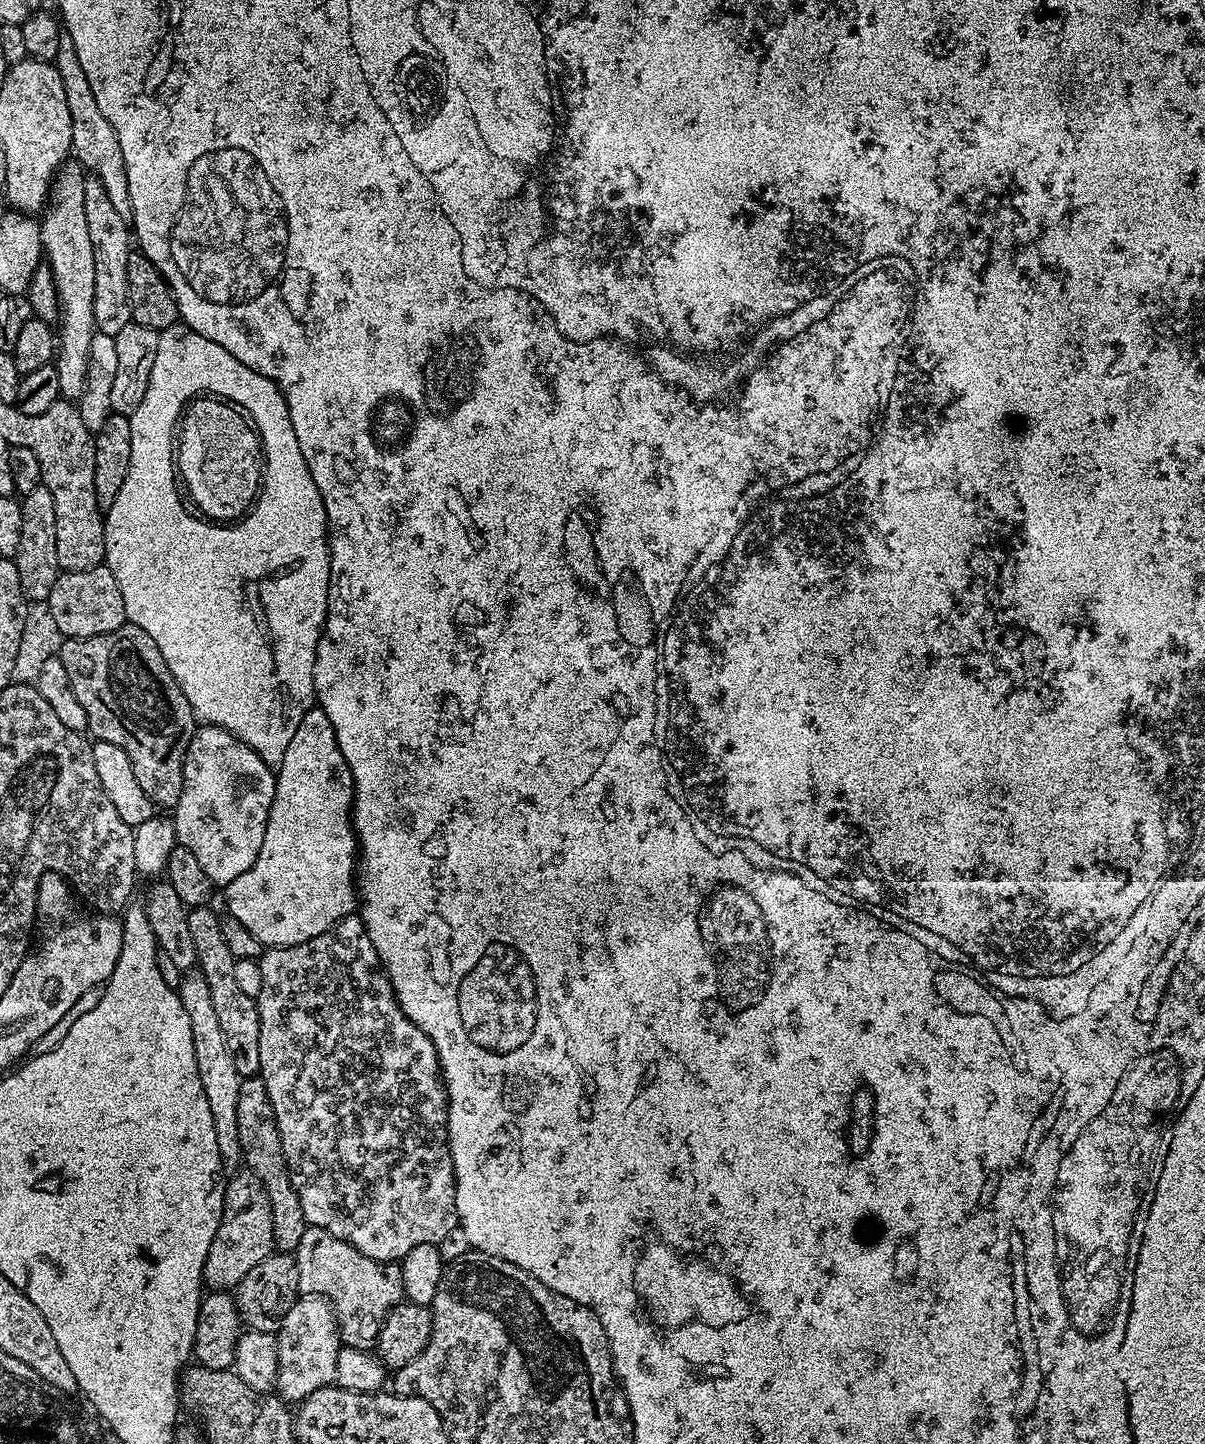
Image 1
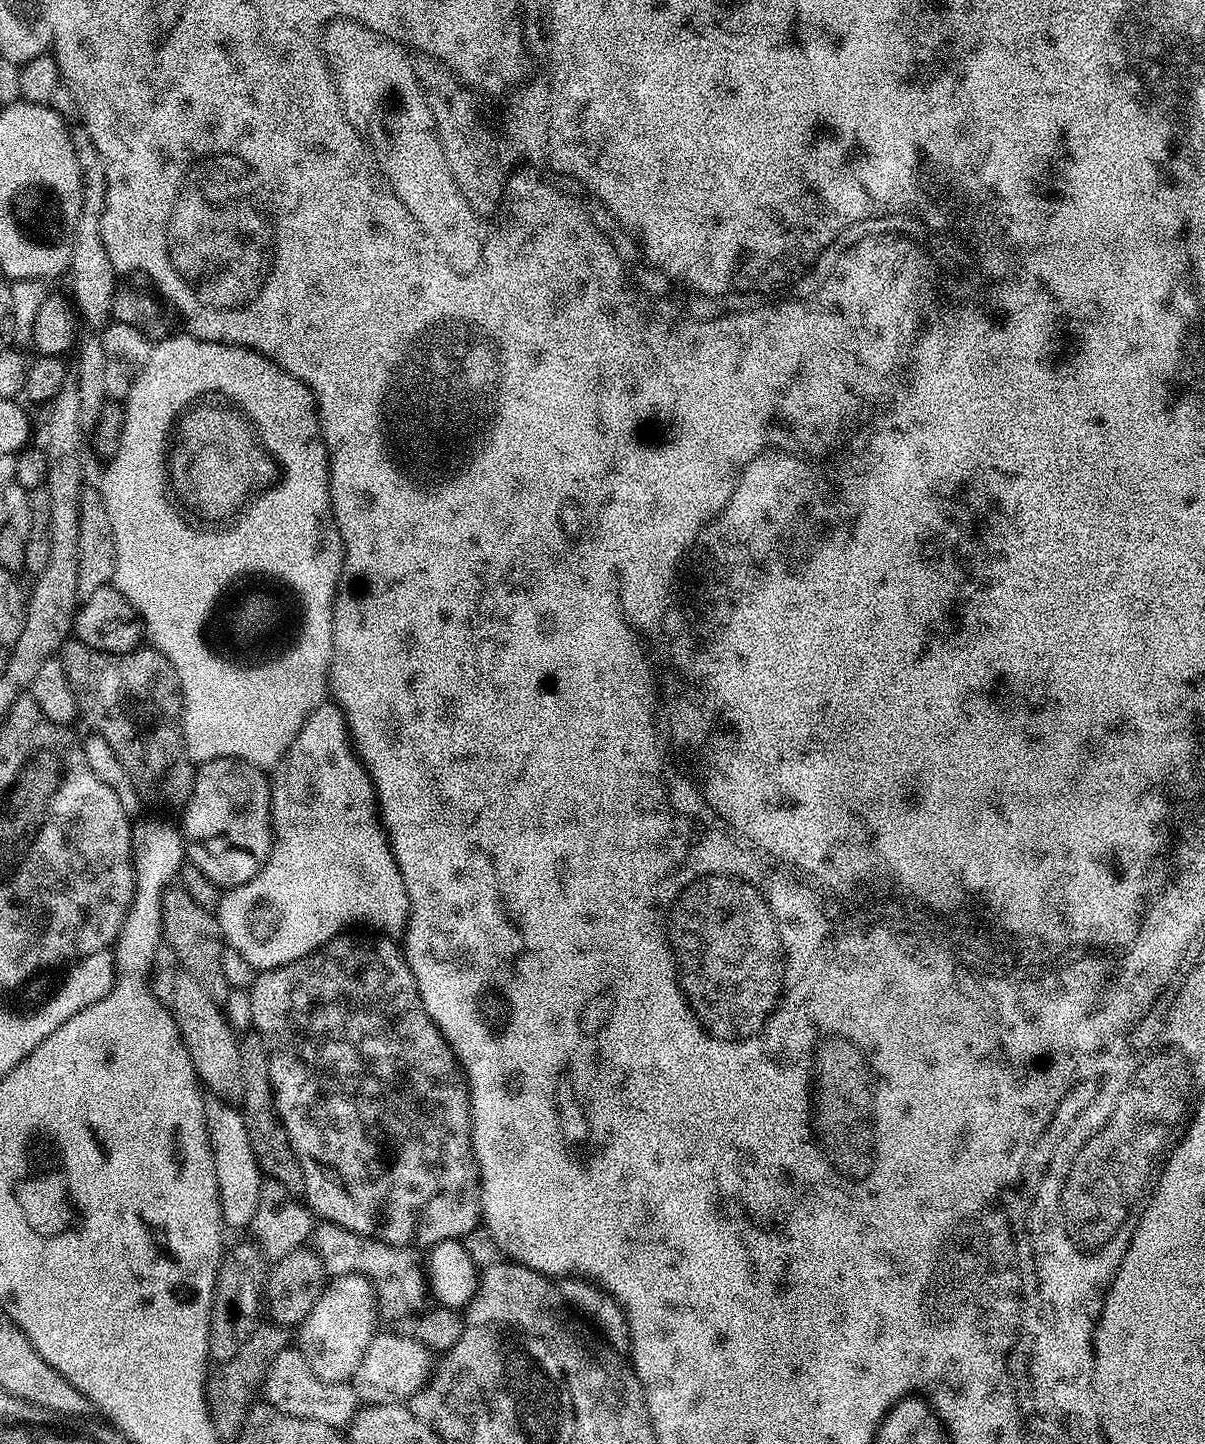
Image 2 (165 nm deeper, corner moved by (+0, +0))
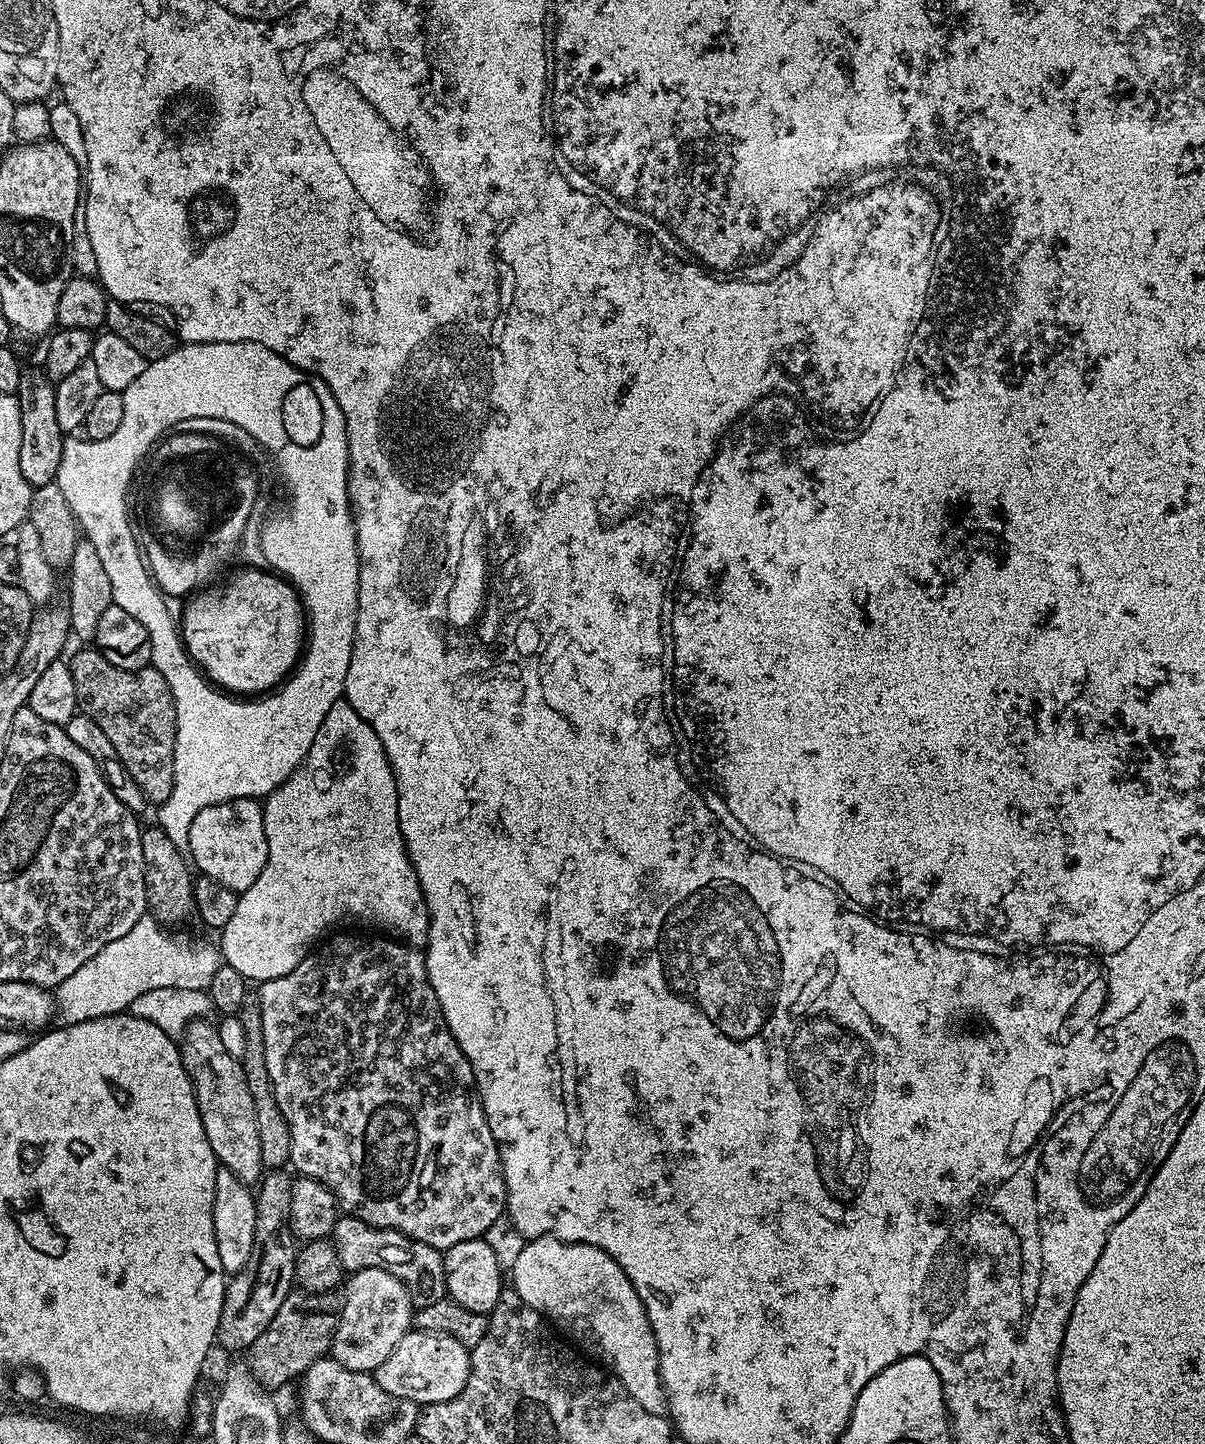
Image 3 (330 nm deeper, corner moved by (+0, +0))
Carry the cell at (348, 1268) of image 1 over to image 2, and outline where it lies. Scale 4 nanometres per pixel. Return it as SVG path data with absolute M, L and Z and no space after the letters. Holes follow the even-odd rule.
M317 1223L314 1228L314 1251L320 1255L320 1261L325 1273L329 1277L337 1276L365 1276L371 1282L372 1288L376 1292L376 1306L381 1317L384 1316L393 1322L399 1322L408 1316L417 1315L425 1307L426 1300L426 1268L415 1256L417 1253L411 1247L399 1248L393 1244L387 1244L381 1240L374 1239L373 1236L363 1236L354 1234L337 1224Z

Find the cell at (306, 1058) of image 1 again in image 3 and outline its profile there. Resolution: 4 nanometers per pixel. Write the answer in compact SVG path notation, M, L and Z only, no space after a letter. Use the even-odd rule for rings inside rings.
M384 934L368 935L372 936L336 936L329 944L321 943L309 952L298 966L294 966L294 970L290 970L290 974L270 978L259 985L266 1074L270 1074L274 1102L278 1102L278 1110L282 1110L290 1126L290 1164L297 1168L295 1171L299 1175L314 1178L330 1189L341 1213L356 1216L375 1228L398 1230L418 1242L426 1242L426 1246L447 1250L450 1246L458 1246L458 1242L481 1239L486 1230L490 1230L490 1225L505 1215L508 1199L498 1146L494 1134L490 1134L490 1122L486 1122L480 1094L476 1090L474 1070L466 1054L462 1054L454 1034L450 1034L442 1006L438 1006L438 998L428 981L425 953Z

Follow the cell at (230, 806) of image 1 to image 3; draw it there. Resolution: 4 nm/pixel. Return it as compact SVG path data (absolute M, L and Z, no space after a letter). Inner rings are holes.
M242 798L198 810L194 822L190 822L186 852L203 875L214 878L214 882L222 882L222 886L230 886L237 894L245 892L254 886L254 878L262 874L268 857L263 803L259 799Z

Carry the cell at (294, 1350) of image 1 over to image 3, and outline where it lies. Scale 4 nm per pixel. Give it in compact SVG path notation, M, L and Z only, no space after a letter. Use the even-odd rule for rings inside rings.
M371 1268L351 1273L342 1288L340 1321L332 1339L331 1359L350 1370L375 1373L376 1368L390 1358L390 1350L394 1350L413 1327L411 1295L408 1285L394 1278L394 1274L386 1274L386 1270Z

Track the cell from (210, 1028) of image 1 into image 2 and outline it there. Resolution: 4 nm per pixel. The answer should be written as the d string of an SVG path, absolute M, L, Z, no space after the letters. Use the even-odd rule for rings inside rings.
M224 1098L205 1099L204 1117L214 1158L214 1174L218 1178L218 1198L222 1206L225 1229L247 1229L258 1210L262 1173L254 1158L254 1150L250 1150L250 1134L246 1134L244 1113L239 1107L231 1108L228 1103Z

